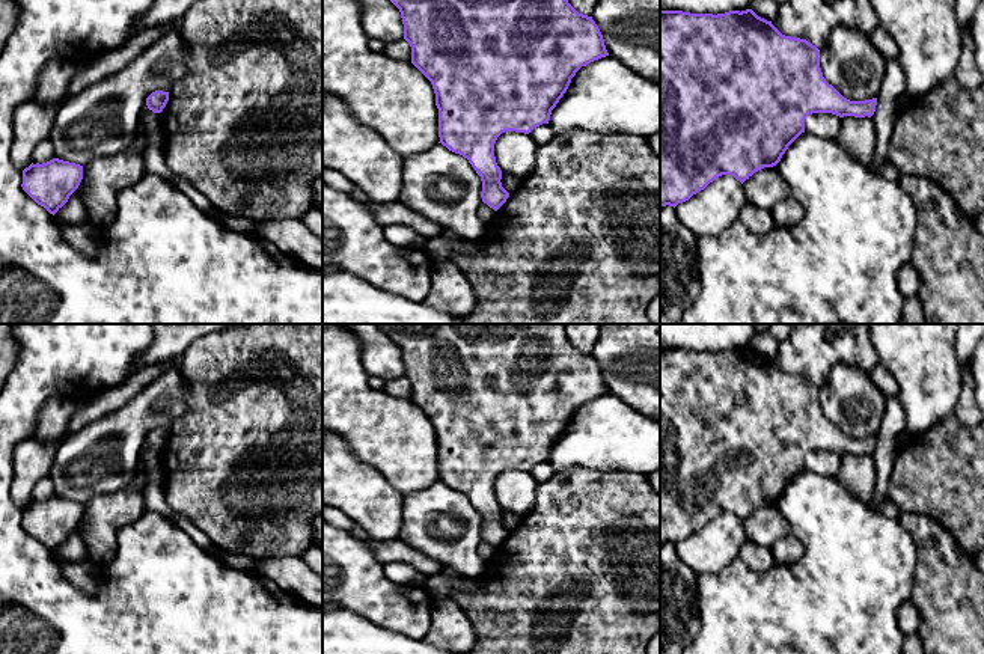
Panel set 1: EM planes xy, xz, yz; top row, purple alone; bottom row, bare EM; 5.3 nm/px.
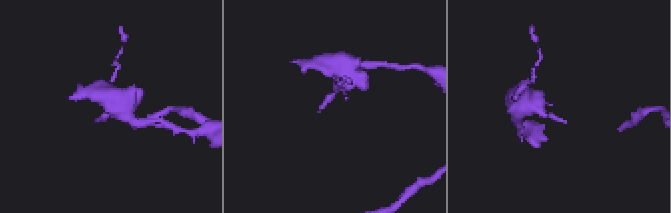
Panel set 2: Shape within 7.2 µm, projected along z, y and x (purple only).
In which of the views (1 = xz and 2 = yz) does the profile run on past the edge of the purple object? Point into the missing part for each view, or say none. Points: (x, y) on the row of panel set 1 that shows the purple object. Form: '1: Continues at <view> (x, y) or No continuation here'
1: No continuation here
2: No continuation here

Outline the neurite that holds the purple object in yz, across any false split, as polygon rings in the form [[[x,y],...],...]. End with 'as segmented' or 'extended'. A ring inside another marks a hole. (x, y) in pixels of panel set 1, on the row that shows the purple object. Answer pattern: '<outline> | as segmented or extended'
[[[752,9],[725,14],[690,14],[683,11],[660,11],[660,206],[677,206],[704,190],[722,175],[731,175],[741,184],[755,172],[776,166],[788,146],[805,133],[805,119],[812,113],[832,113],[839,118],[871,118],[877,98],[850,101],[826,81],[820,68],[820,50],[806,39],[782,35],[772,21],[758,17]]] | as segmented

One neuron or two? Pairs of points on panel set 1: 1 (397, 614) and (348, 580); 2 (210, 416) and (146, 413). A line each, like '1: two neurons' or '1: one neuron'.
1: one neuron
2: two neurons

